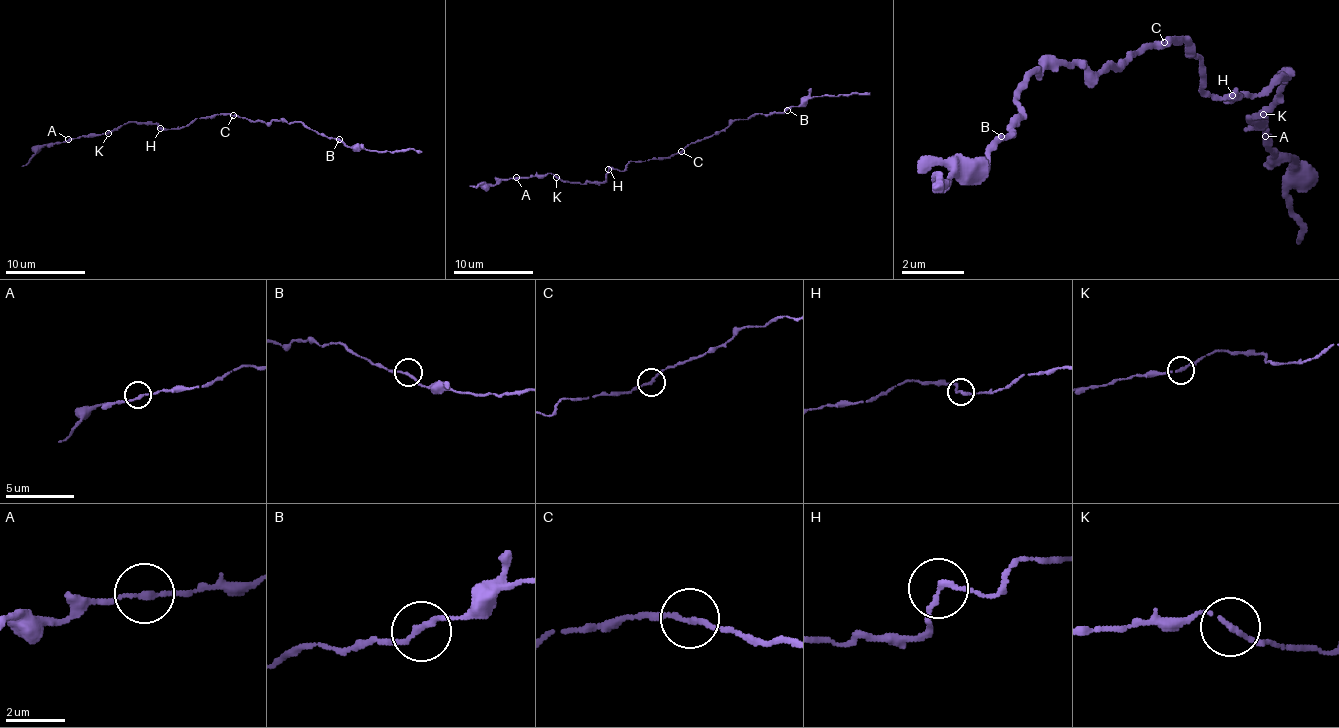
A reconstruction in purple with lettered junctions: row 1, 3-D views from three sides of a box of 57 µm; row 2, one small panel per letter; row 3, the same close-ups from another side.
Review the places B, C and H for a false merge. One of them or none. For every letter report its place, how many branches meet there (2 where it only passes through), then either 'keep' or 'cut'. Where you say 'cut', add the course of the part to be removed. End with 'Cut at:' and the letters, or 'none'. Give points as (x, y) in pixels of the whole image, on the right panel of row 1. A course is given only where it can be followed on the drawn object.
B: place (1001, 136); branches 2; keep
C: place (1164, 42); branches 2; keep
H: place (1232, 95); branches 2; keep
Cut at: none

